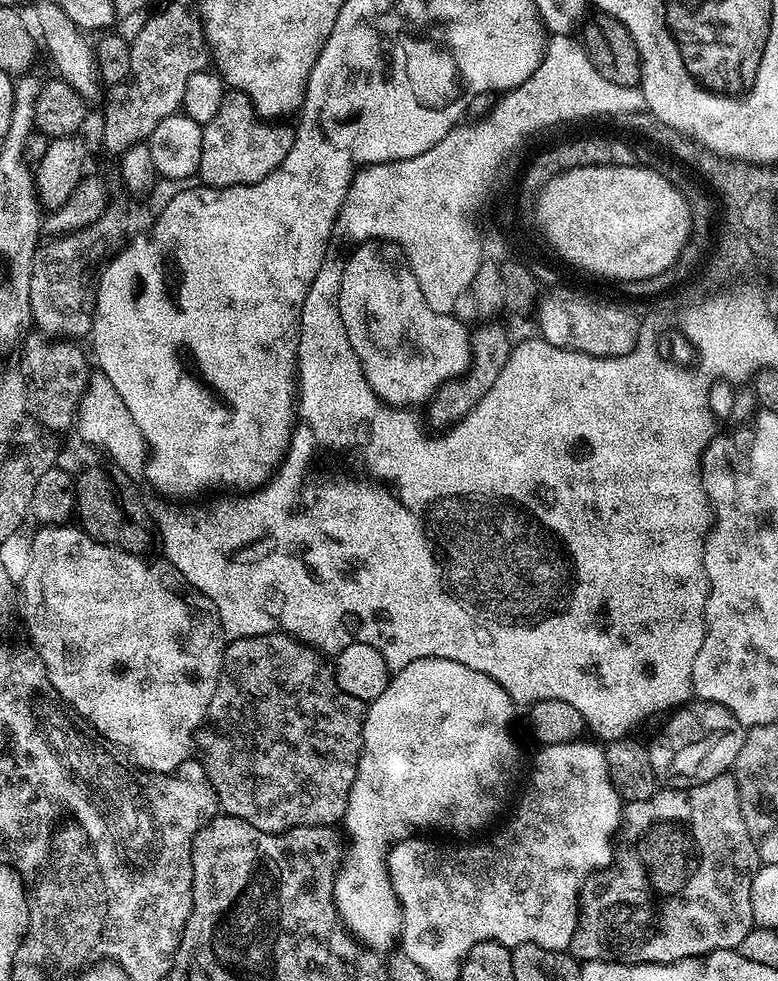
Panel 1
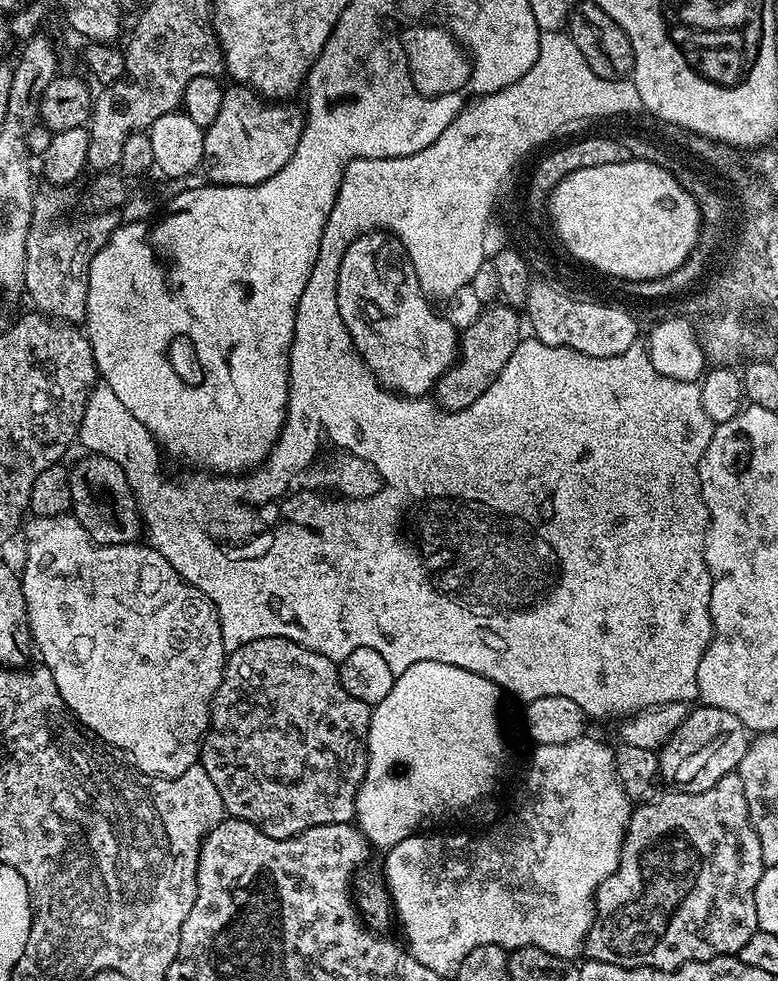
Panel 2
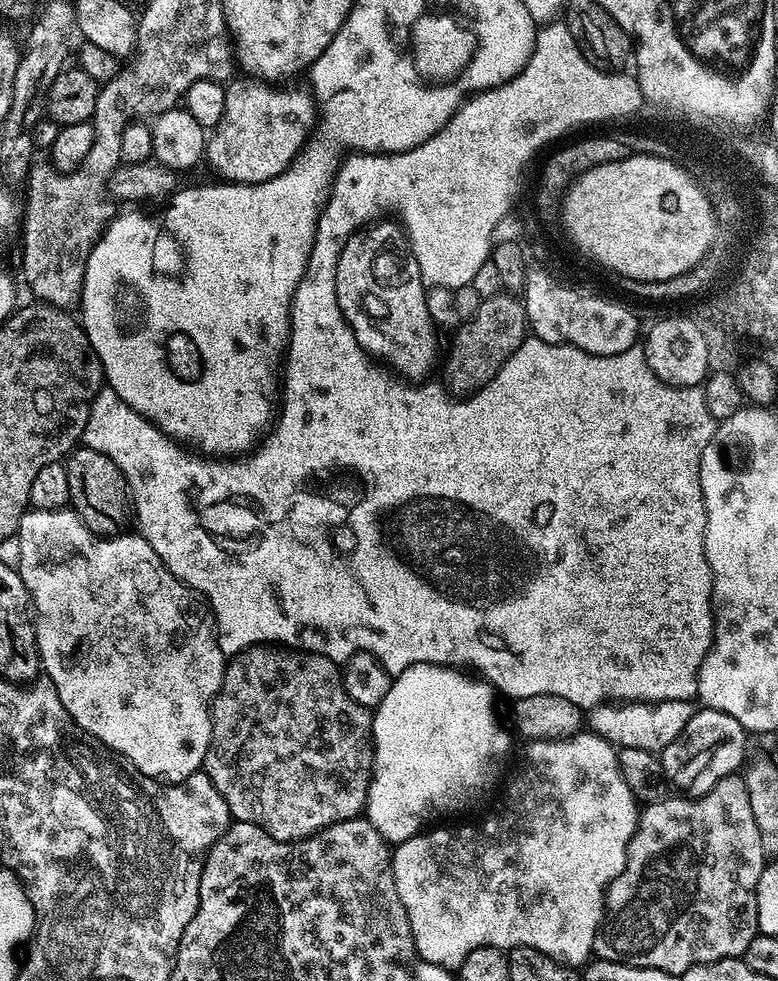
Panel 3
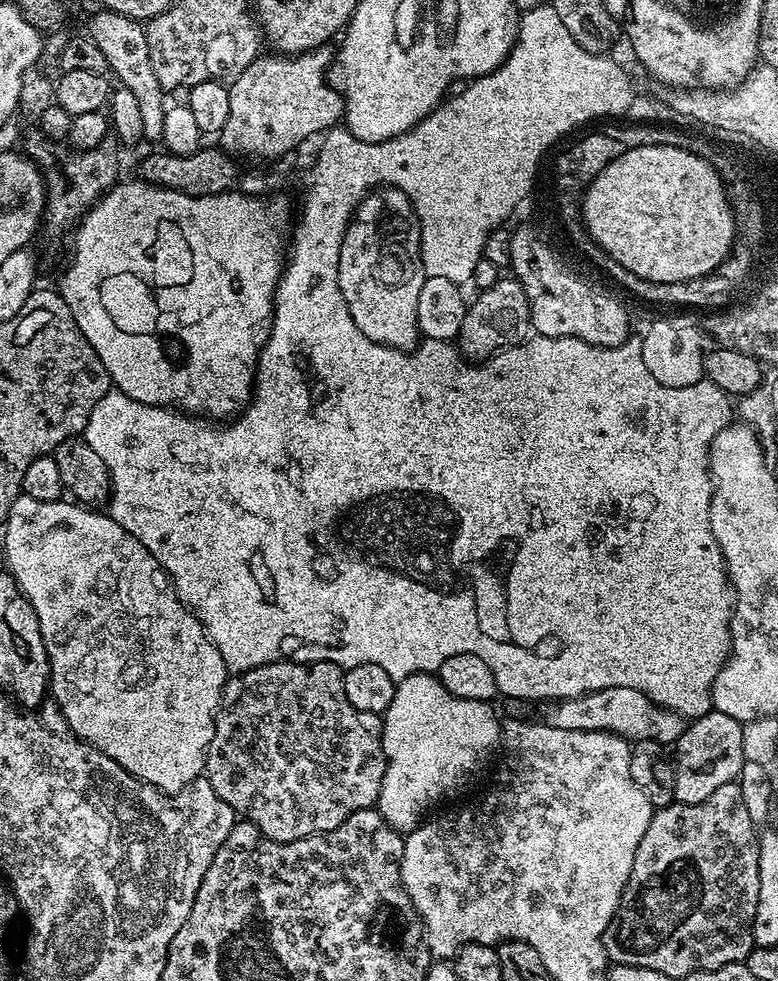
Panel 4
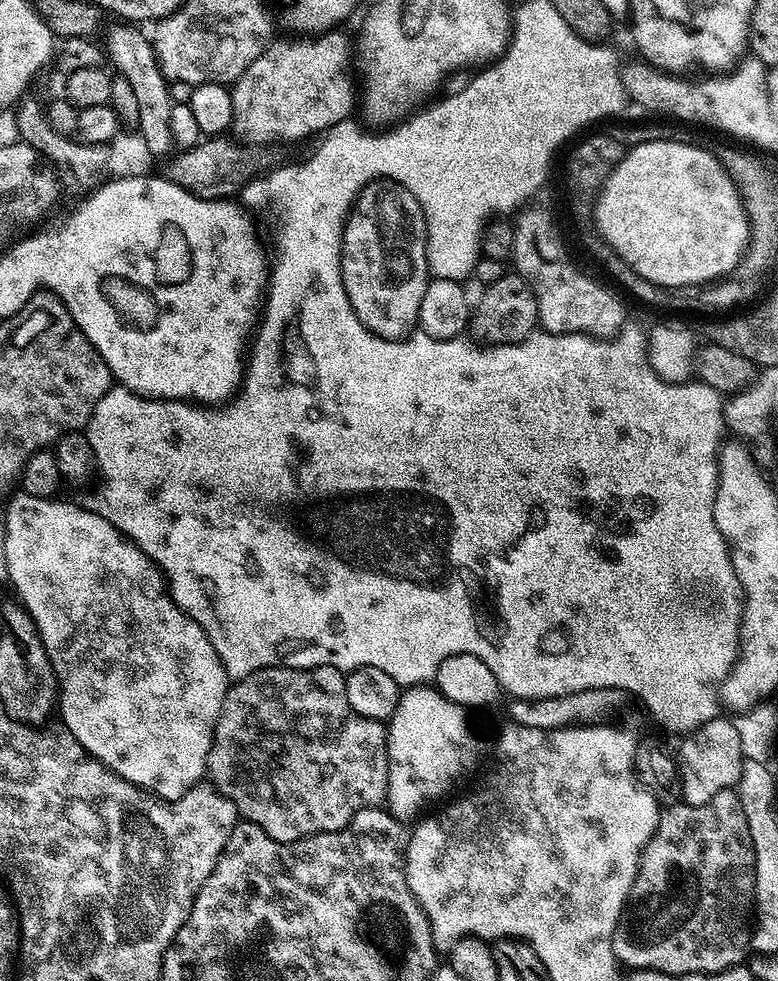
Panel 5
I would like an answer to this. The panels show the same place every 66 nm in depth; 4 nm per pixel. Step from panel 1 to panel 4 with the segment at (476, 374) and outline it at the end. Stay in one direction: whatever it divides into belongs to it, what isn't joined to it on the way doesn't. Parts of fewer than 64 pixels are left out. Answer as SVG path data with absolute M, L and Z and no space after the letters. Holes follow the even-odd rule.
M502 278L494 282L494 286L483 289L479 295L480 297L469 308L467 305L463 309L458 333L459 351L472 362L491 360L499 352L516 348L529 339L534 332L530 302L519 280Z

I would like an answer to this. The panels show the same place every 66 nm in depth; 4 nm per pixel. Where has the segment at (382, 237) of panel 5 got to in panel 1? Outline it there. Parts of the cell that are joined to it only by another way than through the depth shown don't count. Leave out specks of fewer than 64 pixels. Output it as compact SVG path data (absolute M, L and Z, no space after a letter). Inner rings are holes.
M366 240L355 245L356 248L352 252L352 257L347 261L343 261L340 269L340 284L343 287L341 293L341 307L343 308L343 315L345 324L347 324L348 331L346 331L346 338L350 338L350 346L354 346L354 354L358 354L358 362L362 374L366 378L366 382L374 390L374 394L379 400L384 403L392 405L394 408L402 408L405 410L411 409L411 404L420 404L420 406L427 405L428 401L436 395L440 387L449 381L459 380L468 370L469 364L472 363L472 346L462 346L462 344L454 344L450 346L450 340L434 340L434 338L418 338L418 320L414 322L412 316L414 312L418 312L418 308L422 310L422 300L420 299L419 288L416 287L414 274L407 267L404 260L404 252L396 244L392 244L386 240Z

